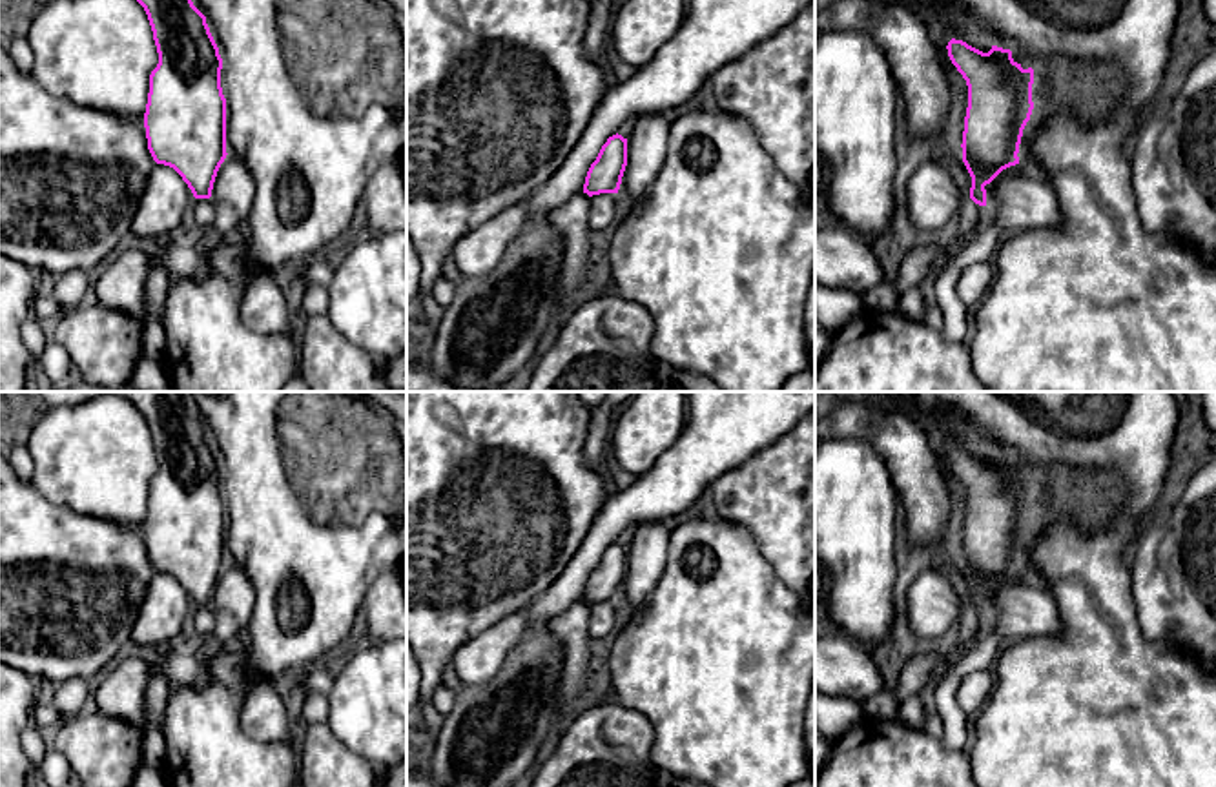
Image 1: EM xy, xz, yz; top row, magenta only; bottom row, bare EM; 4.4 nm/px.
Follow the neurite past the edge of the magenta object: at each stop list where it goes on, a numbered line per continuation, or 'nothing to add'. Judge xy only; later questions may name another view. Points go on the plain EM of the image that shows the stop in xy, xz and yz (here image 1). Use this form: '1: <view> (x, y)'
nothing to add

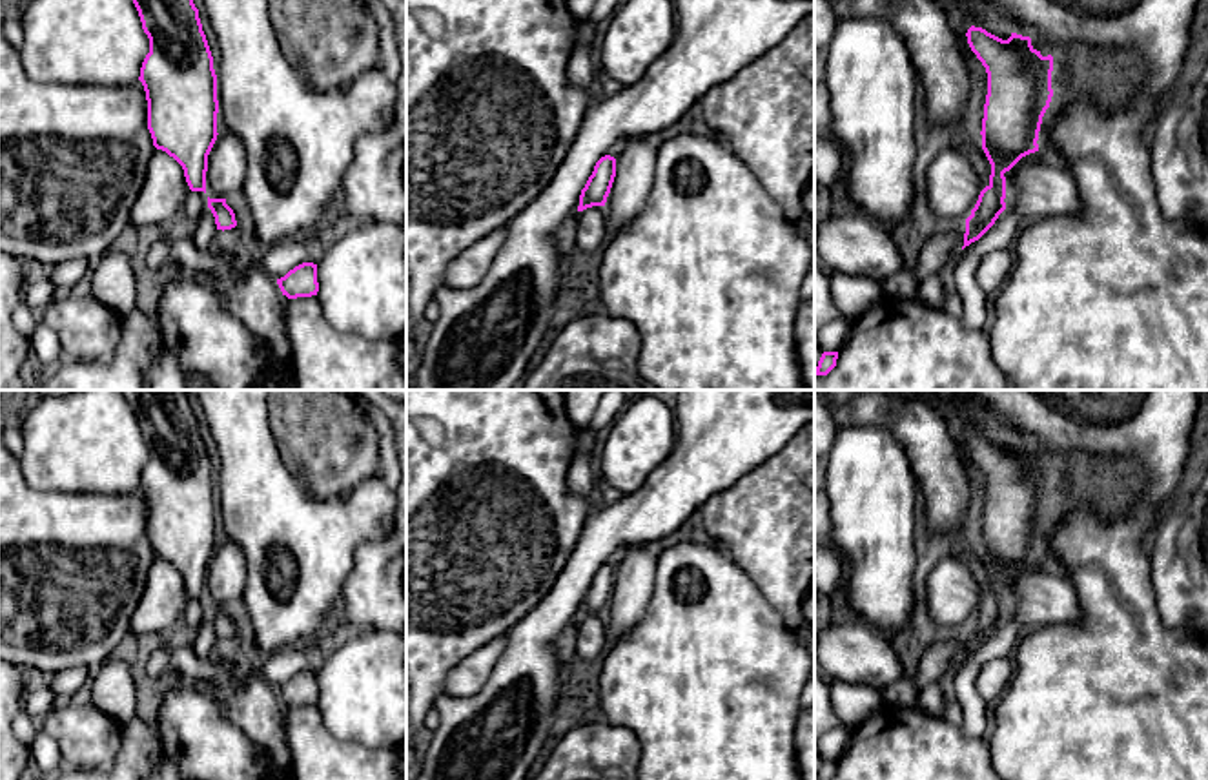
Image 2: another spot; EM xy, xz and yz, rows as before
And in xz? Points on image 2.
nothing to add

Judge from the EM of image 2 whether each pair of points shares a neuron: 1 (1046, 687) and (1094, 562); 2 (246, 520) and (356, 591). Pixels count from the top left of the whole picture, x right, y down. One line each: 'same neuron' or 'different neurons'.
1: same neuron
2: different neurons

